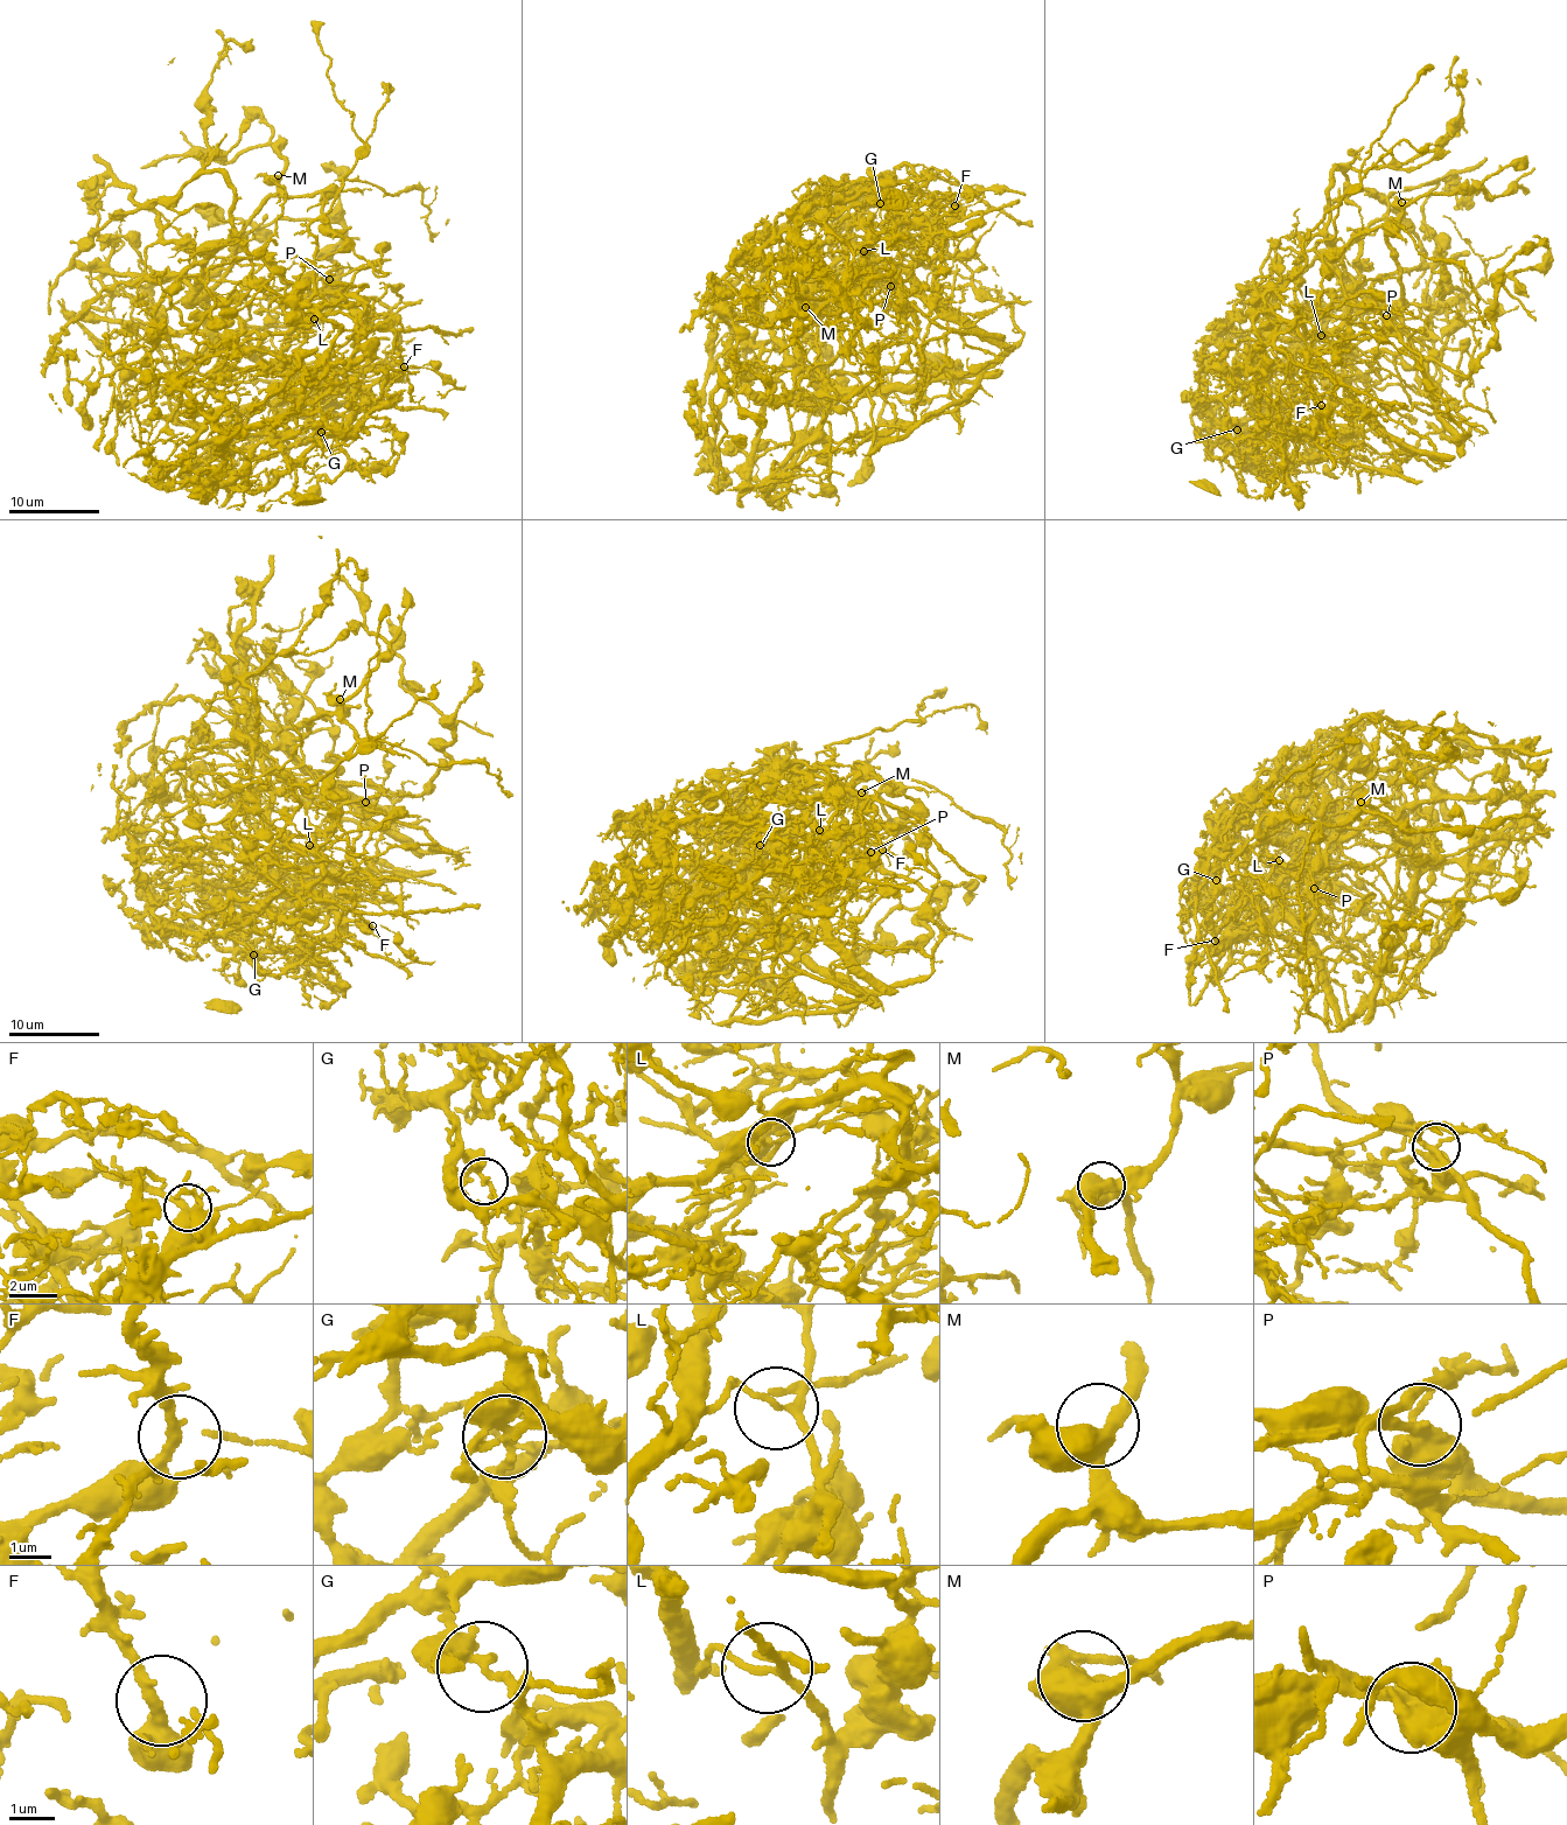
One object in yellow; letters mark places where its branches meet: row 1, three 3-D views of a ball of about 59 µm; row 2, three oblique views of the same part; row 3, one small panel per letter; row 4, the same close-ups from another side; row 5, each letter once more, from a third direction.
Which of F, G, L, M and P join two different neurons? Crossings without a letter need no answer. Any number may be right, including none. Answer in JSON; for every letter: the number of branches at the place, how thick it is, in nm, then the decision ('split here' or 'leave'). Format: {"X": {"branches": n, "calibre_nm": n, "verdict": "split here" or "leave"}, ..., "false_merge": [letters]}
{"F": {"branches": 3, "calibre_nm": 200, "verdict": "leave"}, "G": {"branches": 3, "calibre_nm": 240, "verdict": "split here"}, "L": {"branches": 4, "calibre_nm": 140, "verdict": "split here"}, "M": {"branches": 3, "calibre_nm": 500, "verdict": "leave"}, "P": {"branches": 3, "calibre_nm": 400, "verdict": "split here"}, "false_merge": ["G", "L", "P"]}

